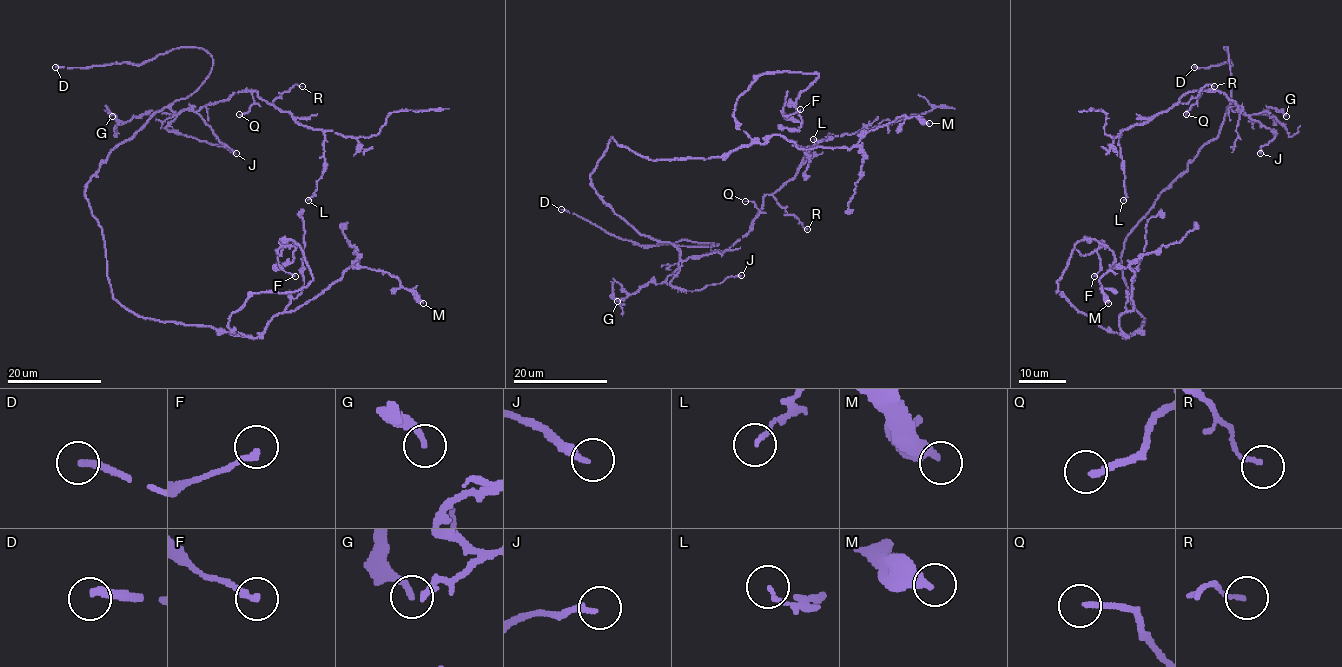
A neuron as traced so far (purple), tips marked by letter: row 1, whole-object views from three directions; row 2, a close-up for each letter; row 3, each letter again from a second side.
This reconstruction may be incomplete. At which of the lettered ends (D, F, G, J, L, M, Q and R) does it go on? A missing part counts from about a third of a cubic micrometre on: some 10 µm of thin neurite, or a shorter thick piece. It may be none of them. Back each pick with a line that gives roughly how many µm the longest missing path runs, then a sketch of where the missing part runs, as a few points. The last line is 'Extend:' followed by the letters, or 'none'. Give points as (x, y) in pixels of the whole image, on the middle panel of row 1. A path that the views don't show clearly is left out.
D: 10 µm
J: 20 µm
Extend: D, J

